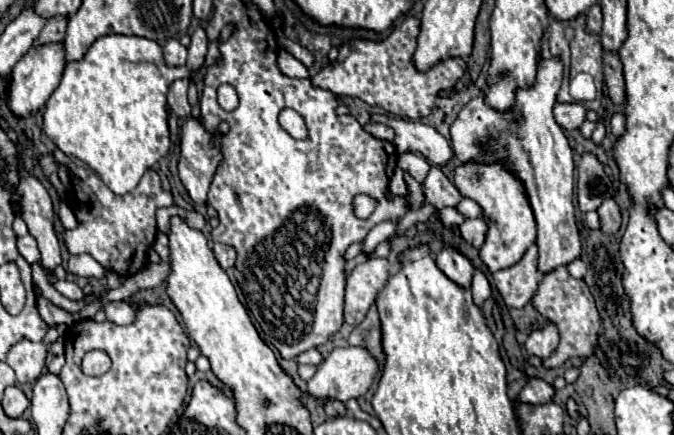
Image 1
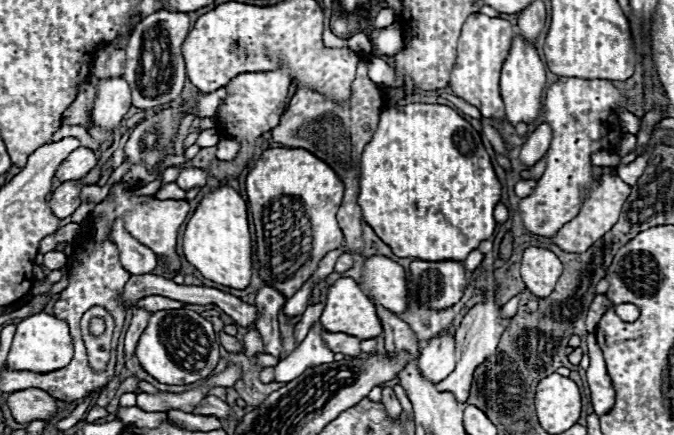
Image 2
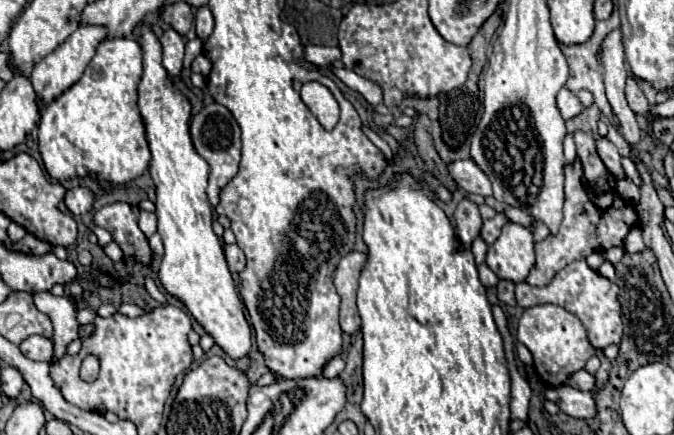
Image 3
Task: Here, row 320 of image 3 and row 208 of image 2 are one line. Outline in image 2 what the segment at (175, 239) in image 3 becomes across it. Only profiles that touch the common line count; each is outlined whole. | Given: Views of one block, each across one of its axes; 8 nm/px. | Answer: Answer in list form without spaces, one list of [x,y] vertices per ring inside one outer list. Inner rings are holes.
[[[230,186],[206,194],[186,224],[182,248],[186,260],[196,266],[204,278],[228,288],[244,290],[252,278],[252,240],[244,198]]]

